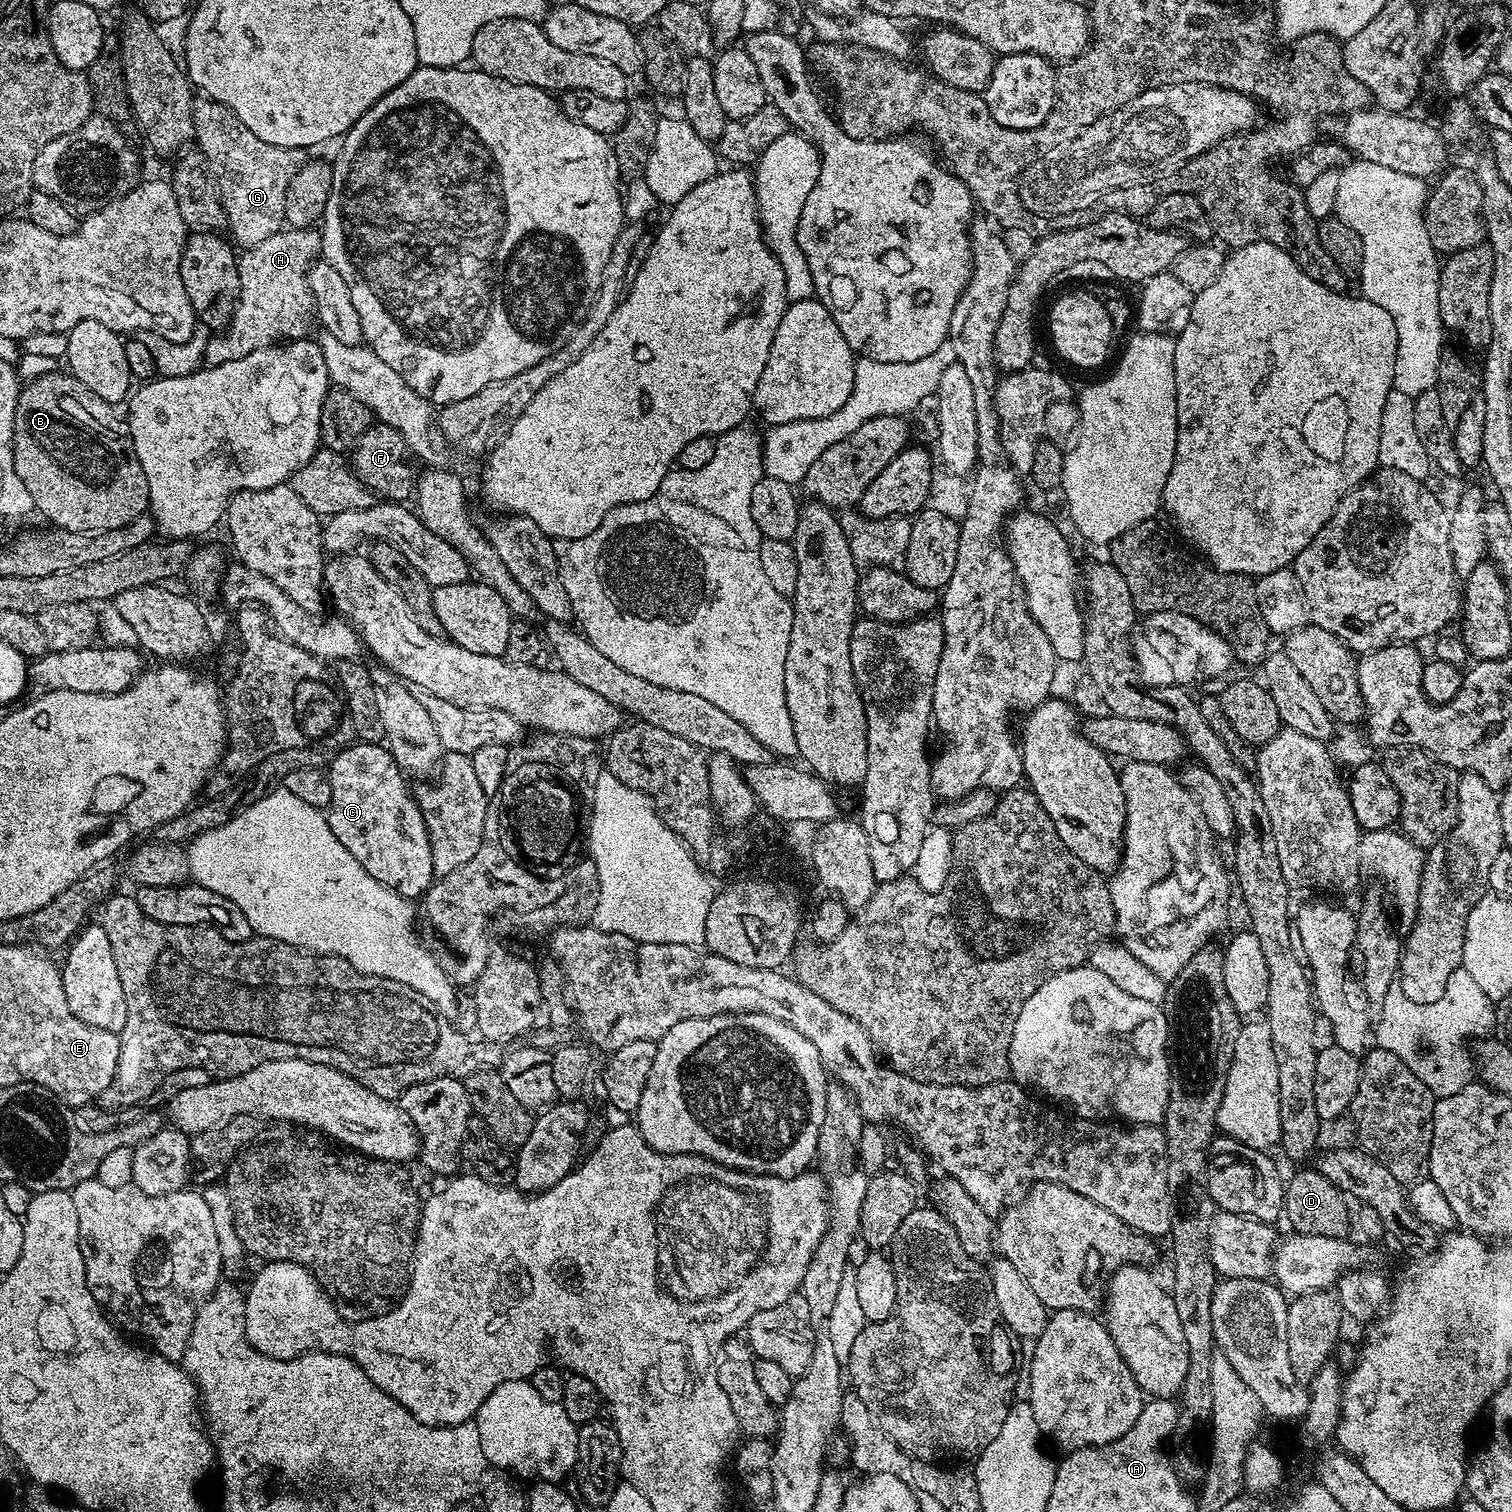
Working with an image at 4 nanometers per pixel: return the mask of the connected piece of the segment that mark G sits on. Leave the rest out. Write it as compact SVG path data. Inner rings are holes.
M197 99L193 106L193 118L196 127L194 140L204 152L204 157L208 159L208 169L212 171L216 189L220 191L220 201L228 219L226 228L227 231L232 231L231 239L237 245L249 246L263 242L276 231L283 229L286 224L286 190L294 174L298 174L300 167L306 163L305 149L274 146L270 142L262 142L258 134L251 132L250 126L243 124L226 105L219 104L216 100Z

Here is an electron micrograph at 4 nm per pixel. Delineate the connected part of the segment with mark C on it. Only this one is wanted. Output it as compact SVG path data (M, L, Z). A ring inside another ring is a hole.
M380 742L363 743L349 743L337 751L340 752L337 756L331 757L327 769L330 778L330 802L326 809L328 825L334 838L338 838L338 842L342 842L342 846L346 846L346 850L358 858L370 878L382 882L387 888L393 888L400 896L423 897L436 876L424 815L416 802L413 789L408 789L409 781L405 772L400 769L391 751Z

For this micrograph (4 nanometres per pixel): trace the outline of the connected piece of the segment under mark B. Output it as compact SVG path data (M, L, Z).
M49 370L41 376L35 375L20 389L11 441L14 470L18 470L18 478L30 490L35 511L41 512L49 525L89 534L118 530L149 511L148 483L146 474L142 474L142 462L138 462L127 419L121 413L119 416L113 405L98 398L98 394L82 386L71 371L63 371Z

